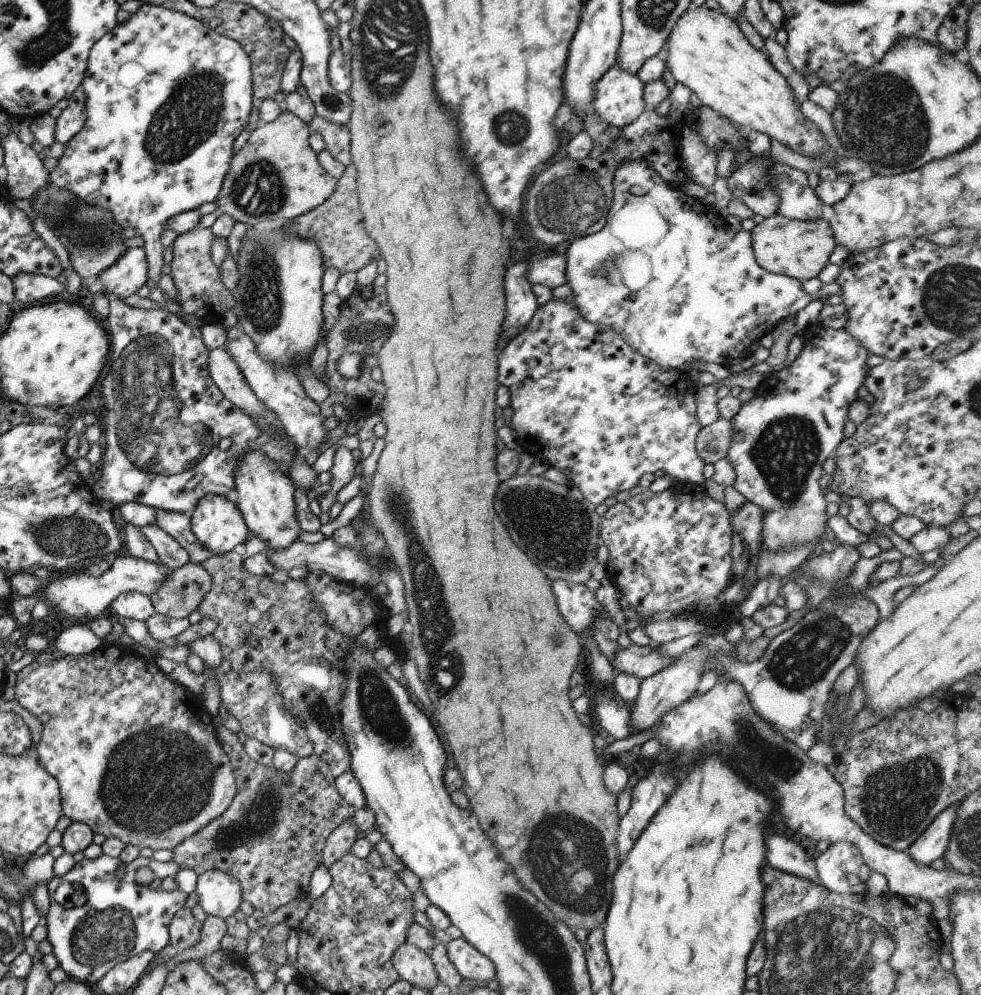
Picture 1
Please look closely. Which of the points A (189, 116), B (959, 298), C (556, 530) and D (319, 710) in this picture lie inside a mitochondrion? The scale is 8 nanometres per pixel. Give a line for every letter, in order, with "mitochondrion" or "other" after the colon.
A: mitochondrion
B: mitochondrion
C: mitochondrion
D: mitochondrion

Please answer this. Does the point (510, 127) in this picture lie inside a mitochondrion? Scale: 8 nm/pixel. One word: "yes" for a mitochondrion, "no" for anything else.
yes

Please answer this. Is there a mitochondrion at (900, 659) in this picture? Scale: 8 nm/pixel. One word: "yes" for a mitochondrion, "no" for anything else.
no

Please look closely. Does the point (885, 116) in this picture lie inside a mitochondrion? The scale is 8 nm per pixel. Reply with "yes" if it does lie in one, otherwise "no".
yes

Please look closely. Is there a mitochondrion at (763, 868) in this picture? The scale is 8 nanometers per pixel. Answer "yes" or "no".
no

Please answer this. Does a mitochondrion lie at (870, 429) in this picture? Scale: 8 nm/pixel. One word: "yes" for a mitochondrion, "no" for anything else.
no

